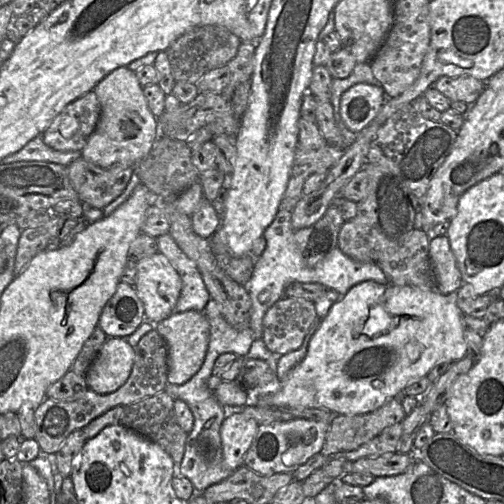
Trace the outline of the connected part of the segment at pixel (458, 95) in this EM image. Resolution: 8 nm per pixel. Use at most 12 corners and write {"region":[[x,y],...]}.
{"region":[[472,76],[440,77],[434,88],[473,104],[485,83]]}

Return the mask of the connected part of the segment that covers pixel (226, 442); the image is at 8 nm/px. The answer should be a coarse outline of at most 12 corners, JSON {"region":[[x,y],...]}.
{"region":[[240,412],[220,428],[225,465],[233,472],[257,433],[258,422]]}

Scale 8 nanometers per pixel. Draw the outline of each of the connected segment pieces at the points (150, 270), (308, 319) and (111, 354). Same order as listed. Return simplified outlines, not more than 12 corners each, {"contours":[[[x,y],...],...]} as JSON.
{"contours":[[[157,252],[137,263],[145,320],[174,313],[182,280]],[[283,297],[261,340],[278,358],[301,347],[315,302]],[[109,337],[85,375],[98,394],[129,378],[134,348]]]}

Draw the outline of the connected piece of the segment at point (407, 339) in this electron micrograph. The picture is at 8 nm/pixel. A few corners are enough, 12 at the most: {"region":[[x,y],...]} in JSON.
{"region":[[365,281],[258,407],[373,412],[467,355],[457,292]]}

